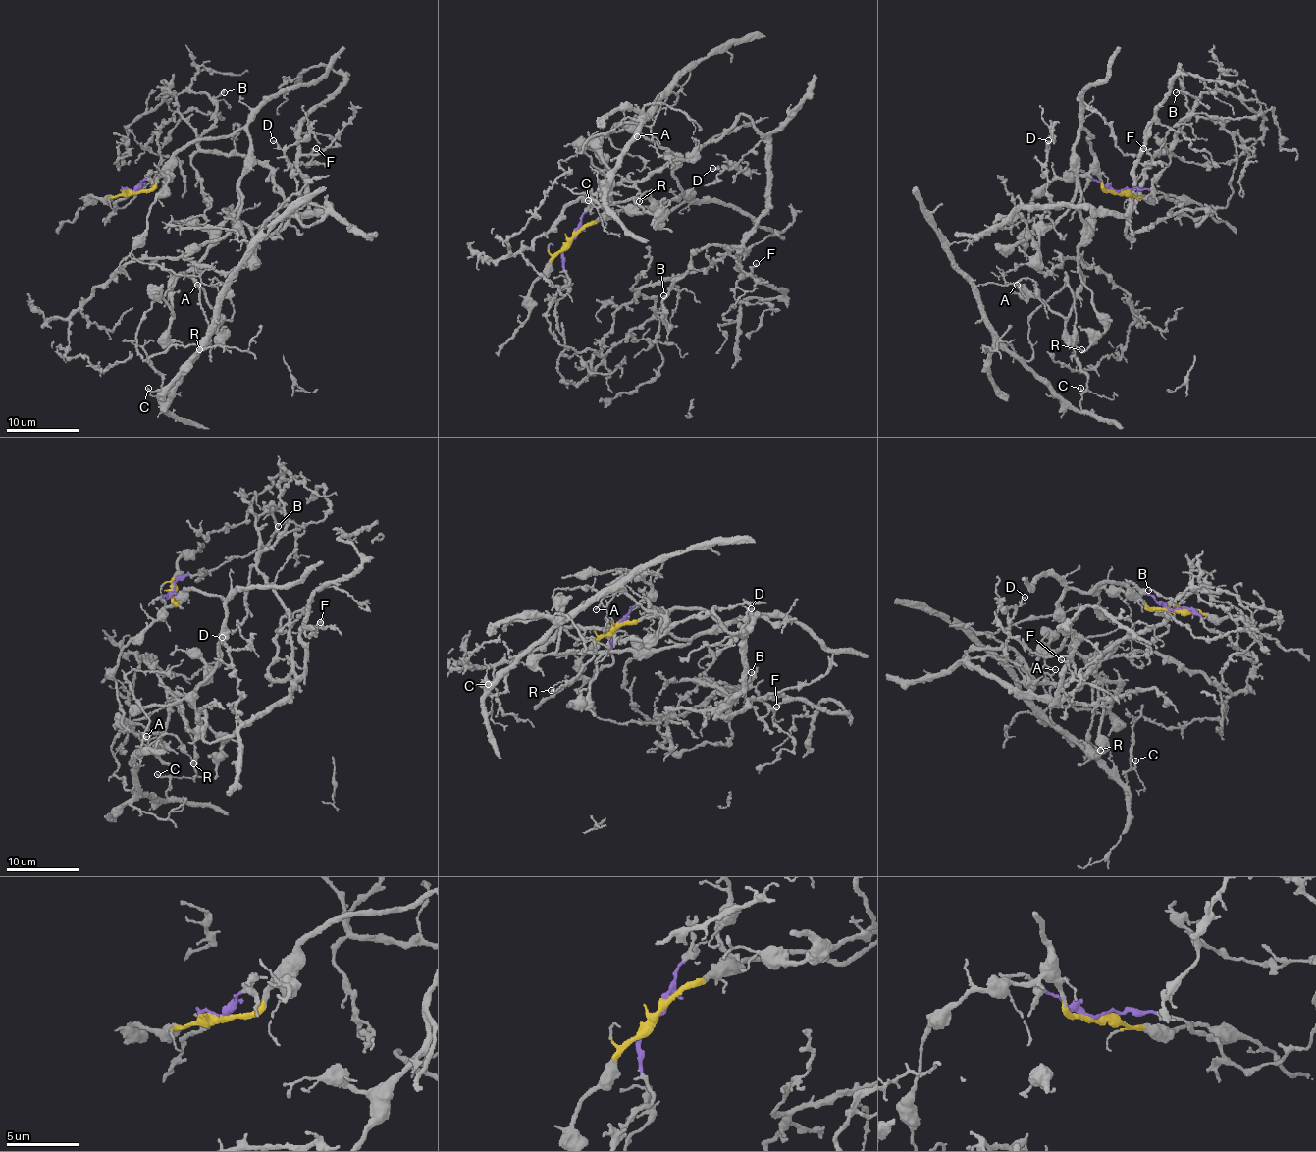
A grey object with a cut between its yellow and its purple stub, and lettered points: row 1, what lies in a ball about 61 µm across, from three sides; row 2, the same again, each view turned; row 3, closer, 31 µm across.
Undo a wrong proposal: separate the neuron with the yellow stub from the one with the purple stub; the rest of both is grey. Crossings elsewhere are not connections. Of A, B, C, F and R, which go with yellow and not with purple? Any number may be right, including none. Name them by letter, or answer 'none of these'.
A, C, R

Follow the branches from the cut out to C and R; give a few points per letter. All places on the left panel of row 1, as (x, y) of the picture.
C: (131, 189), (246, 133), (239, 208), (136, 333), (144, 360), (199, 354), (162, 409), (147, 388)
R: (131, 189), (248, 136), (239, 208), (174, 316), (159, 299), (199, 288), (199, 349)

